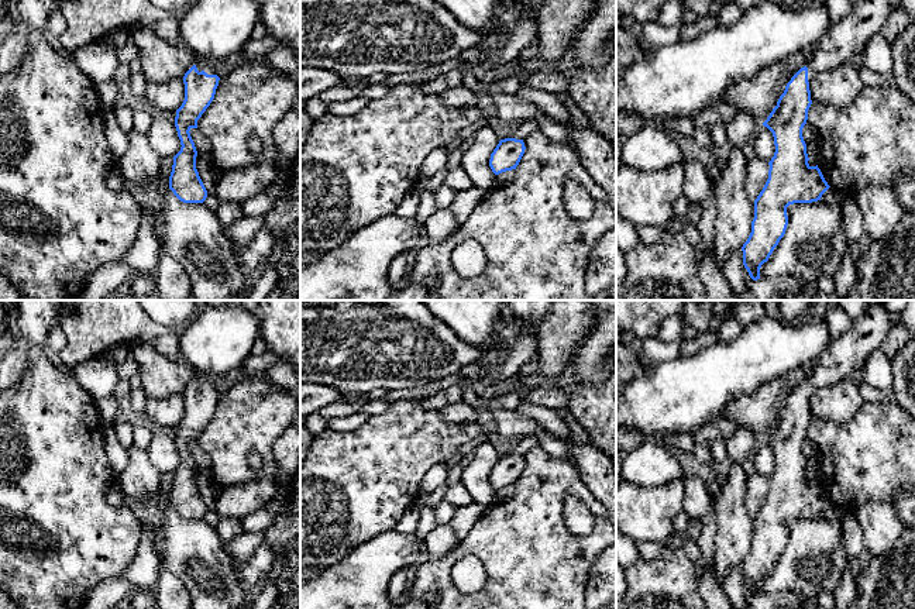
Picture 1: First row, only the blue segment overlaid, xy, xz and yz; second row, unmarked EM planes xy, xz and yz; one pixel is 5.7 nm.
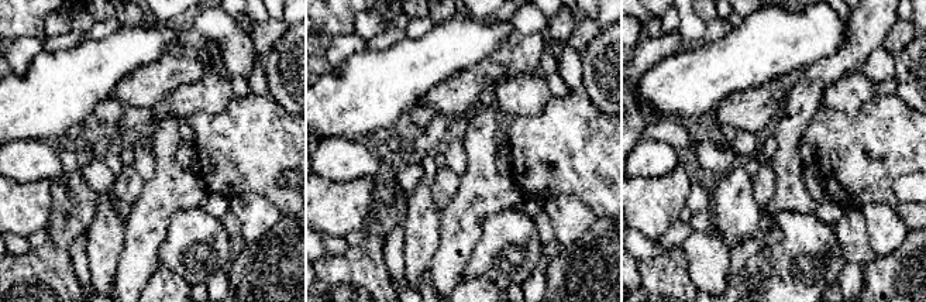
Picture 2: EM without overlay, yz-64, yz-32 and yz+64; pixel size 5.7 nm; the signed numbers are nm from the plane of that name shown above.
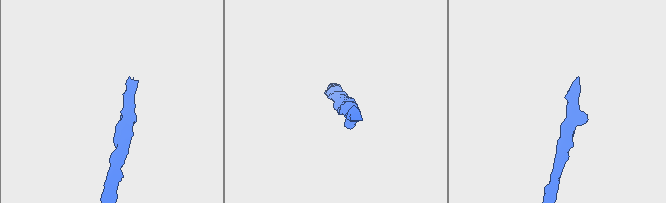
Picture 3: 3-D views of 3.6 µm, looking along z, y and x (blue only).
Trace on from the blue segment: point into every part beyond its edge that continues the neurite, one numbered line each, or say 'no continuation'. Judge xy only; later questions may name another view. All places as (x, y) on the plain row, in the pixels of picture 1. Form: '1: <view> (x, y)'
1: xy (202, 379)

